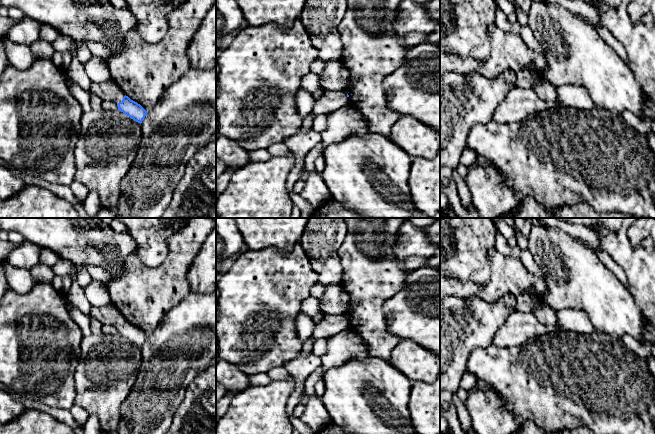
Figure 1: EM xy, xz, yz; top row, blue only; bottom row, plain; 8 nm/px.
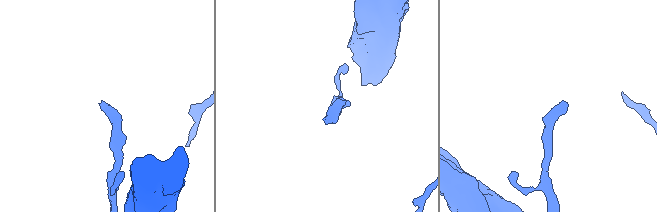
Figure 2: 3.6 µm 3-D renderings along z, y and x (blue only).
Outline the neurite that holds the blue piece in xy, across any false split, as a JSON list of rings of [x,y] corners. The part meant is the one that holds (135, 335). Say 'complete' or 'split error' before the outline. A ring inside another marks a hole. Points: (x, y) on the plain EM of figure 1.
split error | [[[111,303],[100,307],[92,306],[89,316],[98,320],[102,325],[114,326],[118,334],[140,348],[148,337],[140,328],[126,320]]]

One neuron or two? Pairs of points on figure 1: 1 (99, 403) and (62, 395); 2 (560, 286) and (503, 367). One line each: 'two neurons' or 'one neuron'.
1: two neurons
2: two neurons

